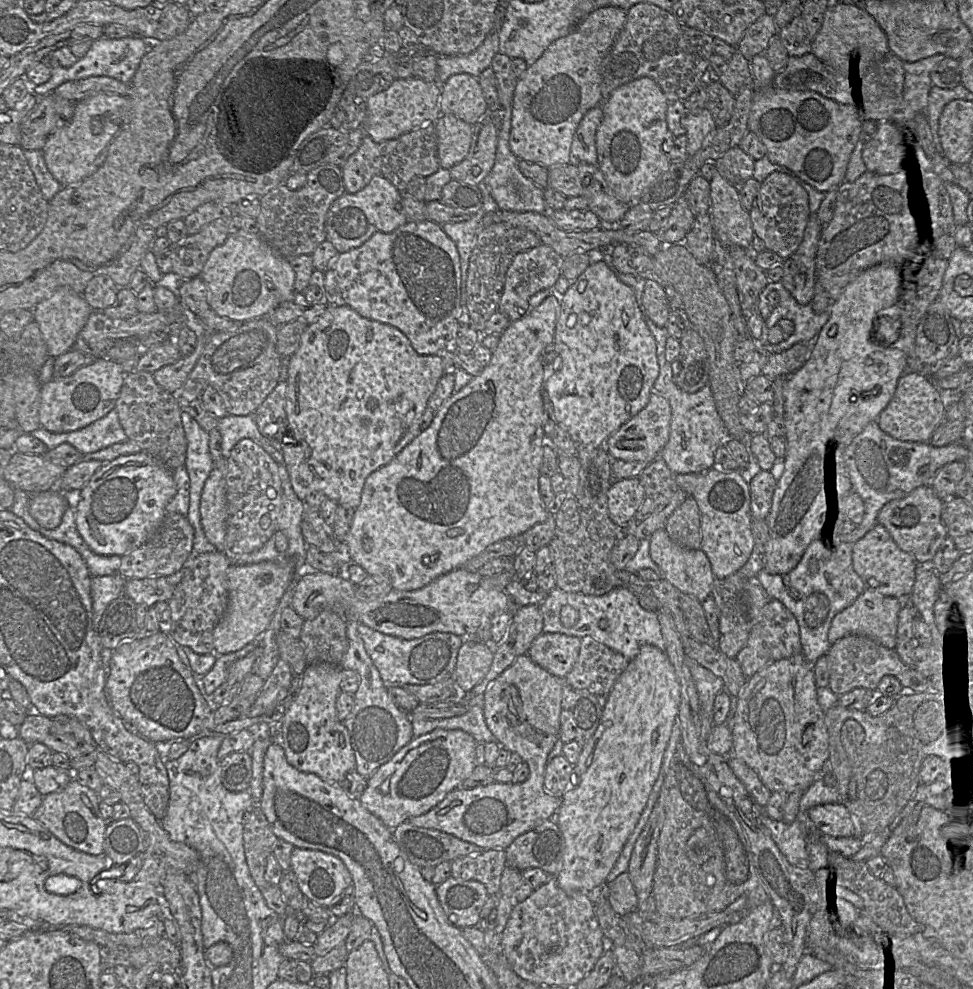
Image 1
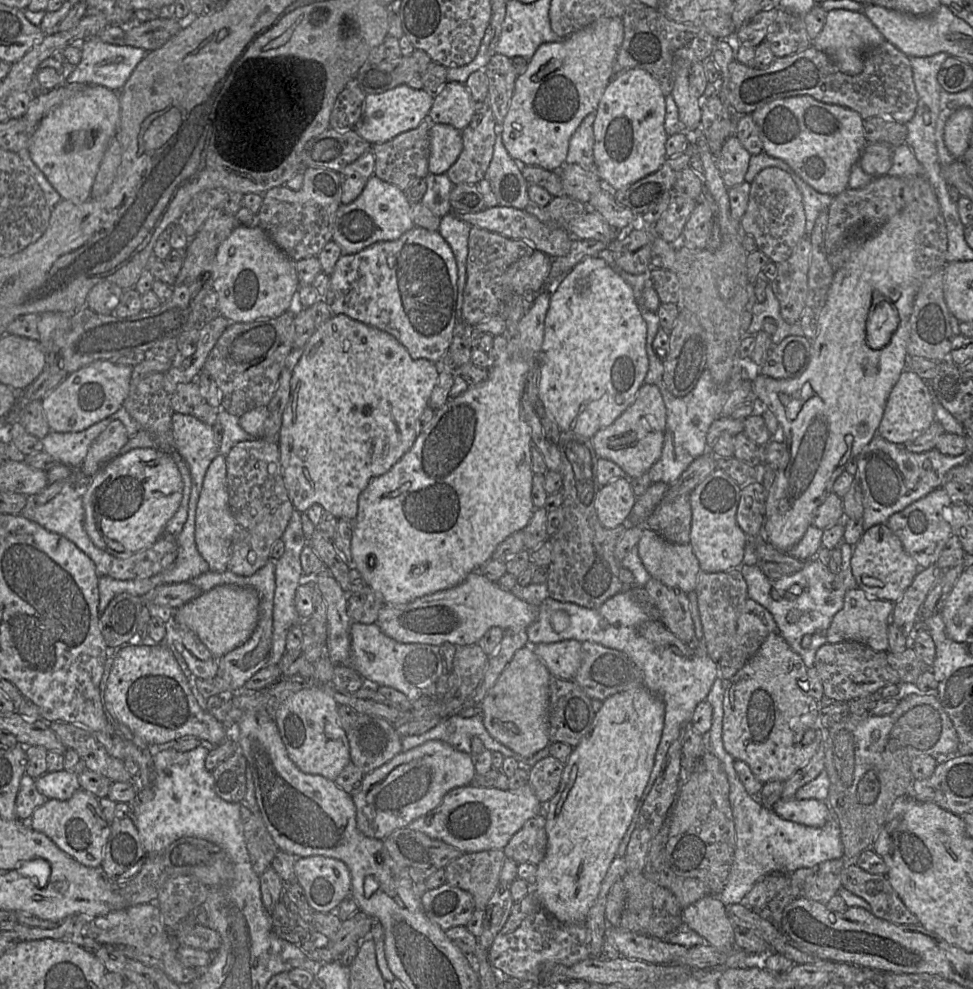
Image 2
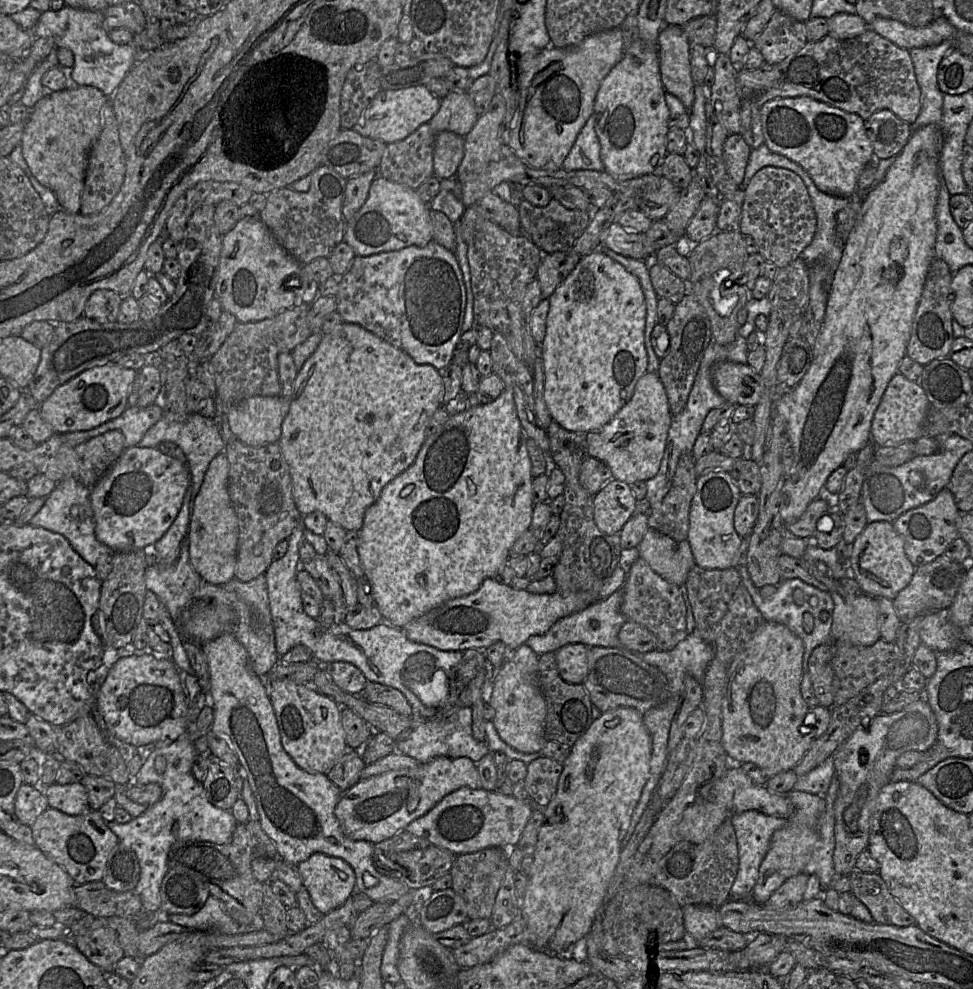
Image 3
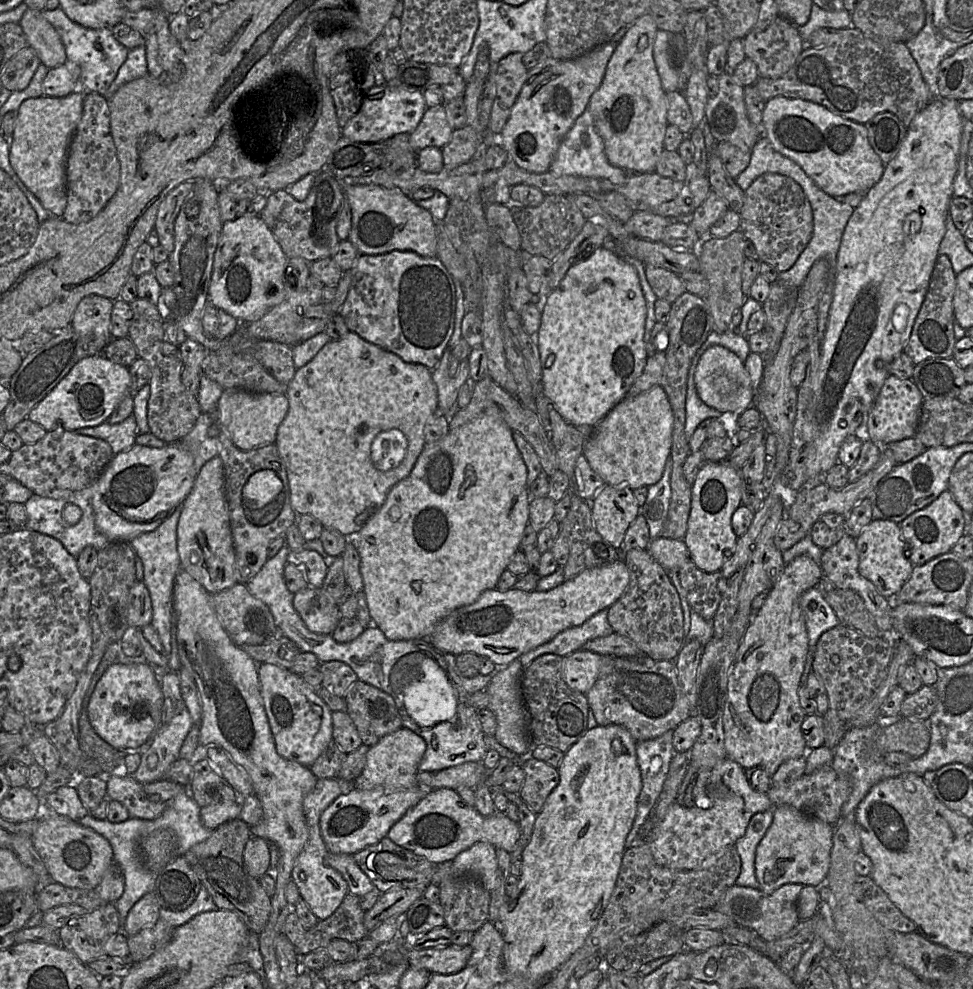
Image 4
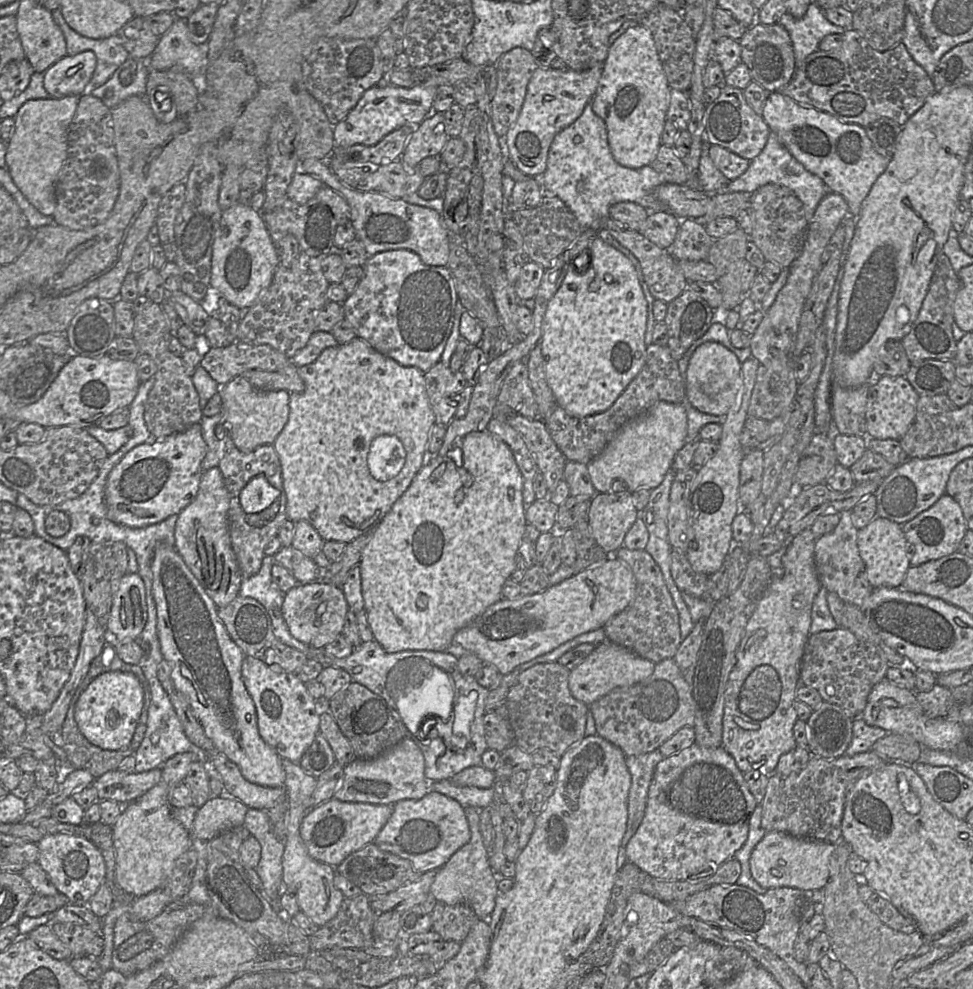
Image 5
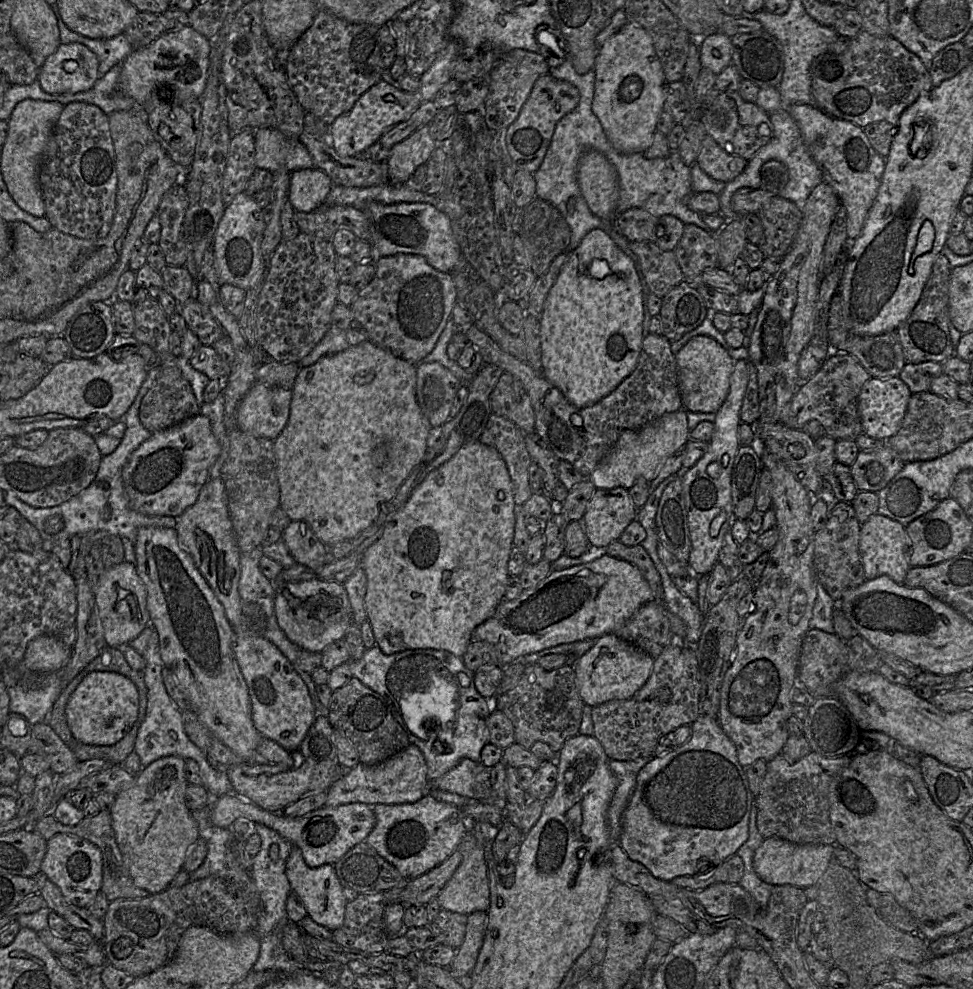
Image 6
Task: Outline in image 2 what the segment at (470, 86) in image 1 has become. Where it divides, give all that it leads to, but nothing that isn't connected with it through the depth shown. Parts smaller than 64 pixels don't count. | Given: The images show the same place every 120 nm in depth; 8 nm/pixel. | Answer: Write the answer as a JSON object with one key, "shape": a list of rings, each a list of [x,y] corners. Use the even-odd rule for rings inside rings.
{"shape":[[[451,81],[434,95],[434,102],[427,119],[432,124],[448,124],[462,131],[470,124],[475,112],[474,103],[466,85]]]}

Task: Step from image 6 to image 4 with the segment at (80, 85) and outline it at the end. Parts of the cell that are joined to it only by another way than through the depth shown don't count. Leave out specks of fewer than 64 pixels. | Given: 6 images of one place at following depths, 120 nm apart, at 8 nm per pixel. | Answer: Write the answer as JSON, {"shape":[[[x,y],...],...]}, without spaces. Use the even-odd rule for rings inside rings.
{"shape":[[[65,64],[49,69],[43,82],[42,93],[47,97],[65,97],[79,88],[81,68],[78,64]]]}

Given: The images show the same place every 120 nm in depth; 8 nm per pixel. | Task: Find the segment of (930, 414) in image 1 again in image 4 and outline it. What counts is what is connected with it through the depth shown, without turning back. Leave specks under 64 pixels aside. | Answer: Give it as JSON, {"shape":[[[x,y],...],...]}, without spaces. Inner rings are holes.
{"shape":[[[889,375],[868,414],[866,437],[882,447],[914,437],[924,400],[912,379],[901,379],[895,375]]]}

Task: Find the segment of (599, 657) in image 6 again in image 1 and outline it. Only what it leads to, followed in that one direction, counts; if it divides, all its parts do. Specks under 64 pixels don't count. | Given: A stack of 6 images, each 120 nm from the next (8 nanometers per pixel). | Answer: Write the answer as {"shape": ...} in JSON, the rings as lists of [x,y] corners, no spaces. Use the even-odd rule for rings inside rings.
{"shape":[[[542,633],[532,642],[527,654],[534,663],[565,680],[578,659],[580,647],[579,637]]]}

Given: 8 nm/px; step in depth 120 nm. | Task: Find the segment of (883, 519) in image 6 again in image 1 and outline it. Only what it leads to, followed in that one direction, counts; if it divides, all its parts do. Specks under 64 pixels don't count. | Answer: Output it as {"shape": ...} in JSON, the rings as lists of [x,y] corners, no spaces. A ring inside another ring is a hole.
{"shape":[[[877,524],[853,547],[853,568],[863,581],[865,589],[887,597],[900,600],[907,600],[910,597],[916,579],[917,565],[915,557],[900,549],[882,524]]]}

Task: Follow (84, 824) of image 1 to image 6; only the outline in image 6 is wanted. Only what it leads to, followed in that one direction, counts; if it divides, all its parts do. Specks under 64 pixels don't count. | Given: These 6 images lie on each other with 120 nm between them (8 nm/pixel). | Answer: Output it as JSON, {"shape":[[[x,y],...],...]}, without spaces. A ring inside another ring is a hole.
{"shape":[[[64,833],[54,835],[46,844],[41,873],[60,889],[68,904],[87,908],[102,884],[102,856],[99,848],[86,839]]]}

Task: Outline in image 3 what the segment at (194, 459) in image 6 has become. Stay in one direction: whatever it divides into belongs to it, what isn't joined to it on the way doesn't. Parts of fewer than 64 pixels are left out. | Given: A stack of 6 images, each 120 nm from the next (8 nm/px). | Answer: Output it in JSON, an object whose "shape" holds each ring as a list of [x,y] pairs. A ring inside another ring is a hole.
{"shape":[[[134,446],[124,450],[115,464],[91,488],[91,505],[95,518],[95,535],[112,552],[142,549],[150,553],[151,547],[166,533],[176,519],[184,495],[190,485],[188,466],[162,453],[158,448]]]}

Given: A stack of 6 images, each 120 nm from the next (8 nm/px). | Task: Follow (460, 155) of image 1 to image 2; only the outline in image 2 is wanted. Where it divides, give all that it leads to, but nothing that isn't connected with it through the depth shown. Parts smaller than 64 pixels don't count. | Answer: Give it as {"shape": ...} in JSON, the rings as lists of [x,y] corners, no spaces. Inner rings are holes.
{"shape":[[[431,124],[429,157],[431,174],[445,174],[457,161],[462,150],[461,131],[448,124]]]}

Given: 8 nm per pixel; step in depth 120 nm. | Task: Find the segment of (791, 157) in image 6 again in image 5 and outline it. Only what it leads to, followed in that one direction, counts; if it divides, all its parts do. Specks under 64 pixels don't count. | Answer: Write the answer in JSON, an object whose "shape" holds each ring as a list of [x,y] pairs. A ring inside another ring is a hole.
{"shape":[[[772,131],[769,133],[763,150],[750,160],[746,171],[736,179],[729,181],[723,191],[753,193],[765,184],[778,184],[792,190],[803,203],[808,223],[811,221],[819,202],[830,191],[825,182],[817,175],[809,172]]]}

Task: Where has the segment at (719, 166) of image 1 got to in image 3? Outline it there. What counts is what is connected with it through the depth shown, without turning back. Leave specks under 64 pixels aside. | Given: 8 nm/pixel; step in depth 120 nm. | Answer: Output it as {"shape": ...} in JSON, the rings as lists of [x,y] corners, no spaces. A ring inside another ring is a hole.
{"shape":[[[730,134],[724,142],[723,154],[727,172],[739,187],[743,182],[751,150],[740,134]]]}

